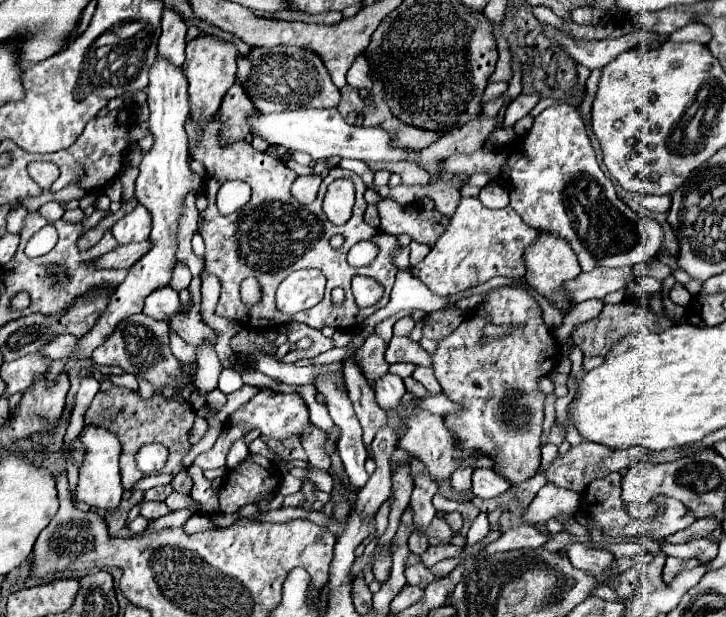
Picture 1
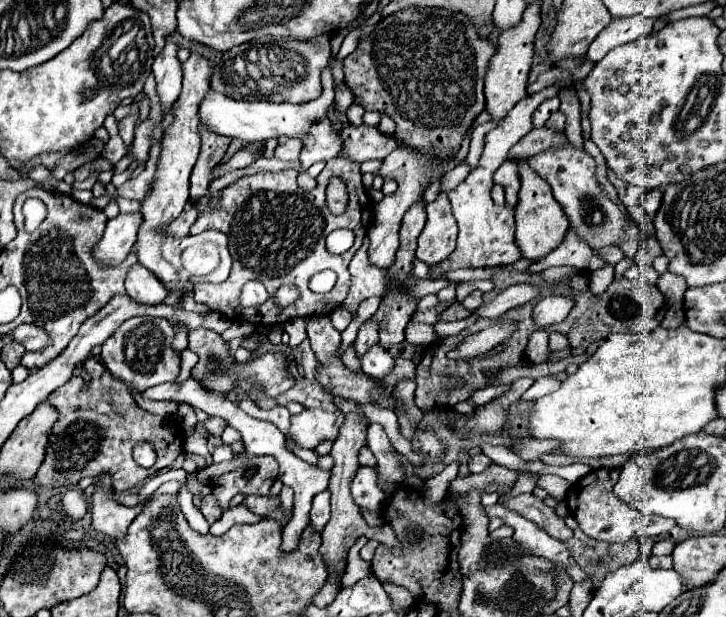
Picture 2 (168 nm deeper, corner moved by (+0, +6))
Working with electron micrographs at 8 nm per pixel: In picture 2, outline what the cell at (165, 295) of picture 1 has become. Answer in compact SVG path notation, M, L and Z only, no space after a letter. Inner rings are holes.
M140 264L134 266L134 268L128 272L126 292L128 292L136 302L142 302L142 304L148 304L148 306L160 304L160 302L164 302L164 298L168 296L168 288L166 288L150 270L146 270L146 268L140 266Z

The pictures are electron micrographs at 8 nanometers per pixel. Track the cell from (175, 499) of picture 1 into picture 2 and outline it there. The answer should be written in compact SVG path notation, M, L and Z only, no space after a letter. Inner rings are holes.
M102 474L94 482L96 490L90 500L90 510L92 510L92 526L94 530L110 536L110 538L120 538L126 534L128 526L140 514L140 508L144 508L145 503L134 507L118 504L112 496L114 486L110 474Z

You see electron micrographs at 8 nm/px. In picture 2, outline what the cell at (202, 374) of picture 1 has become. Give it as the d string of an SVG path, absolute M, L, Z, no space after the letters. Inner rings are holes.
M202 422L196 424L196 428L192 430L192 434L186 438L184 442L184 450L188 454L198 454L198 456L204 456L207 462L213 462L212 456L206 448L206 442L208 442L208 436L206 436L206 426Z

